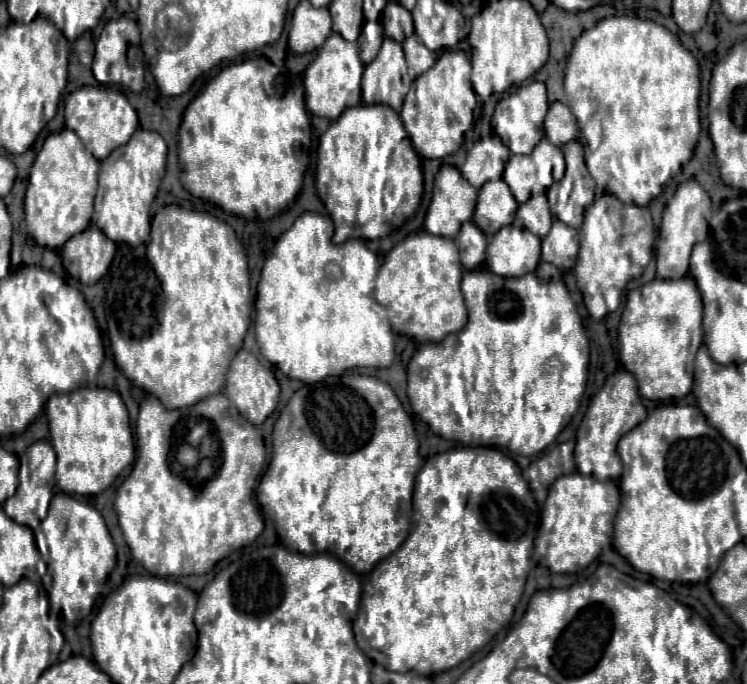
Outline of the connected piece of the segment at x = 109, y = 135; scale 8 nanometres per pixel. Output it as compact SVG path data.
M81 87L65 99L65 125L75 131L93 157L101 161L107 153L111 153L111 149L117 149L129 141L131 133L139 127L139 121L135 109L123 93L105 87Z

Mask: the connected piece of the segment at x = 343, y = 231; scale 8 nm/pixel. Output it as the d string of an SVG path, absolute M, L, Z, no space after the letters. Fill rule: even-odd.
M357 105L357 107L345 109L341 113L341 117L337 121L333 121L331 127L319 139L319 149L317 149L317 181L315 181L315 185L317 185L319 199L323 201L325 209L329 211L329 215L331 215L331 219L335 223L335 237L333 237L335 243L345 243L347 239L379 239L379 237L389 233L389 227L395 229L395 227L403 225L415 213L415 209L419 207L419 201L421 201L421 195L423 195L423 175L421 175L419 155L415 153L415 149L413 149L413 145L411 145L411 141L407 136L407 131L403 129L401 117L389 105Z

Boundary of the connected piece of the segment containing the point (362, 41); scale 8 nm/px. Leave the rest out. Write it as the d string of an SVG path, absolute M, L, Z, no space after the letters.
M367 21L365 27L363 27L363 31L361 31L361 35L359 35L359 39L357 39L359 57L361 57L361 61L365 65L375 59L379 47L381 47L381 41L383 41L383 29L381 29L381 25Z

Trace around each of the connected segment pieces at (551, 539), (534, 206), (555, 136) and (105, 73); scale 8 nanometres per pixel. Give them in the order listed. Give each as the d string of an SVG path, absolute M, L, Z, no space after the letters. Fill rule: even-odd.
M571 473L563 475L551 485L542 508L537 536L534 541L533 558L551 573L575 573L595 561L605 545L611 543L611 529L619 509L619 487L612 481L597 481L592 476Z
M537 195L537 197L531 197L527 203L519 205L517 219L521 219L523 227L529 229L531 233L535 233L537 237L545 237L553 223L553 217L551 217L551 211L547 205L547 197Z
M553 103L545 117L545 135L553 145L563 147L571 139L577 137L577 121L571 109L563 103Z
M121 16L110 20L95 45L92 73L102 84L121 84L139 93L144 87L143 55L138 25L133 19ZM113 65L113 67L111 67Z

